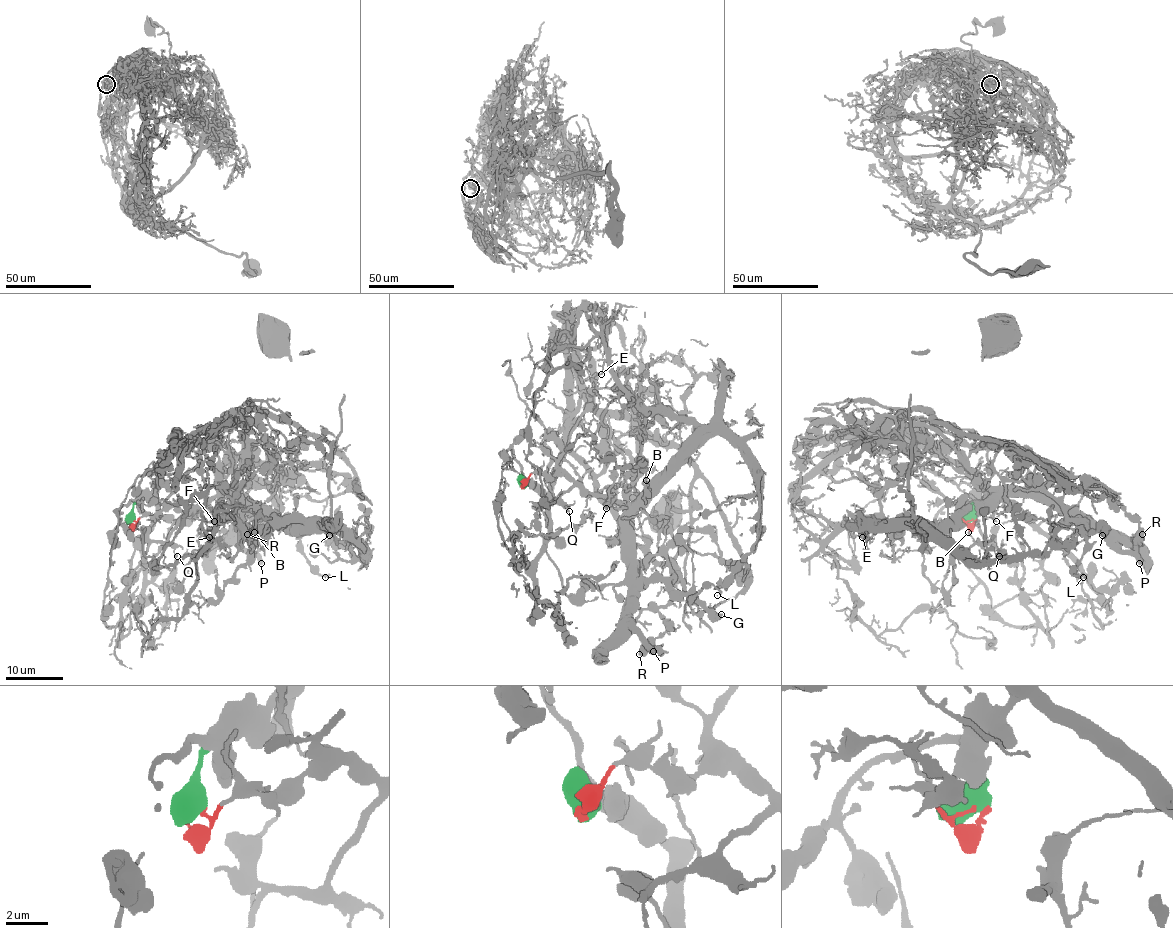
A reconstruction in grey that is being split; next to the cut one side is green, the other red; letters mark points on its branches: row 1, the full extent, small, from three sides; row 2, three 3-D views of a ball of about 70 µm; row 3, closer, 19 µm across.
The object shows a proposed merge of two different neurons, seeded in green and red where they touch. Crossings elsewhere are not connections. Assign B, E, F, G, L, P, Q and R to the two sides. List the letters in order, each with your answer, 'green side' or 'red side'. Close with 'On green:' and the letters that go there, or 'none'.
B: red side
E: red side
F: red side
G: red side
L: red side
P: red side
Q: red side
R: red side
On green: none

